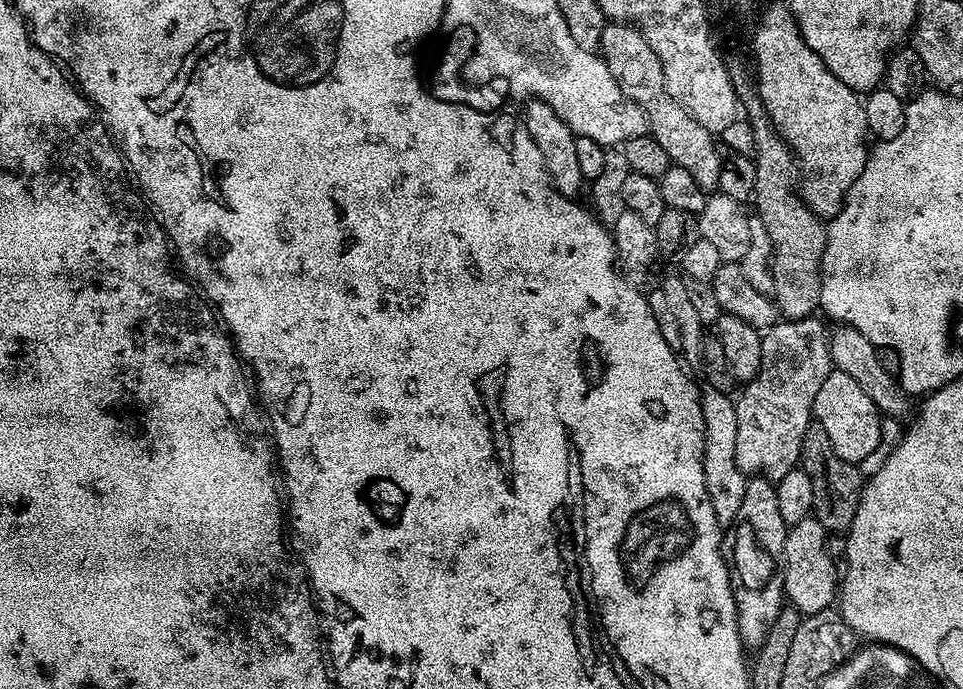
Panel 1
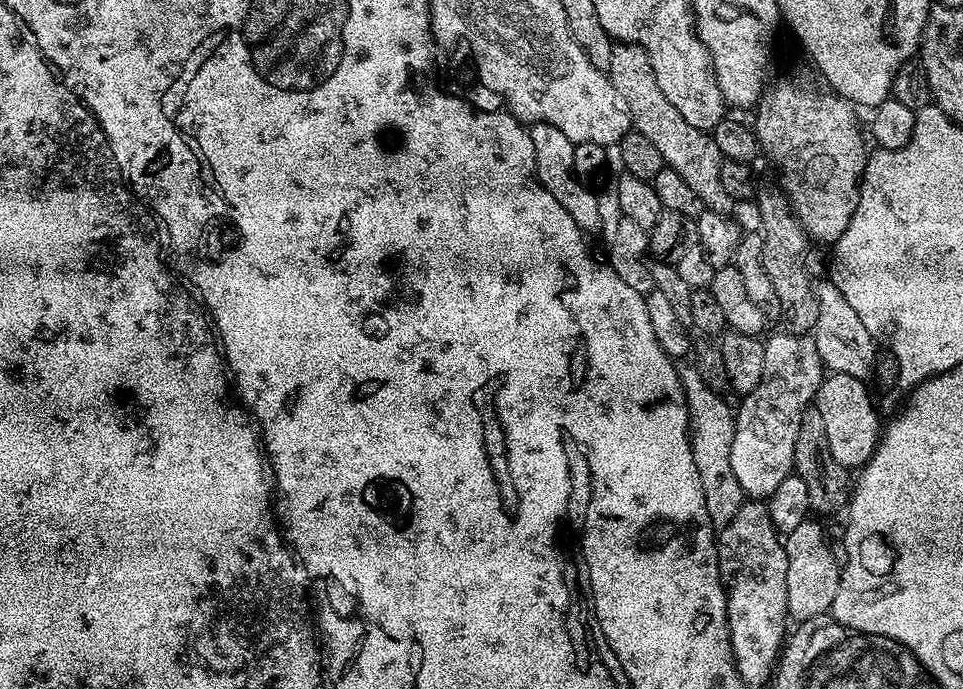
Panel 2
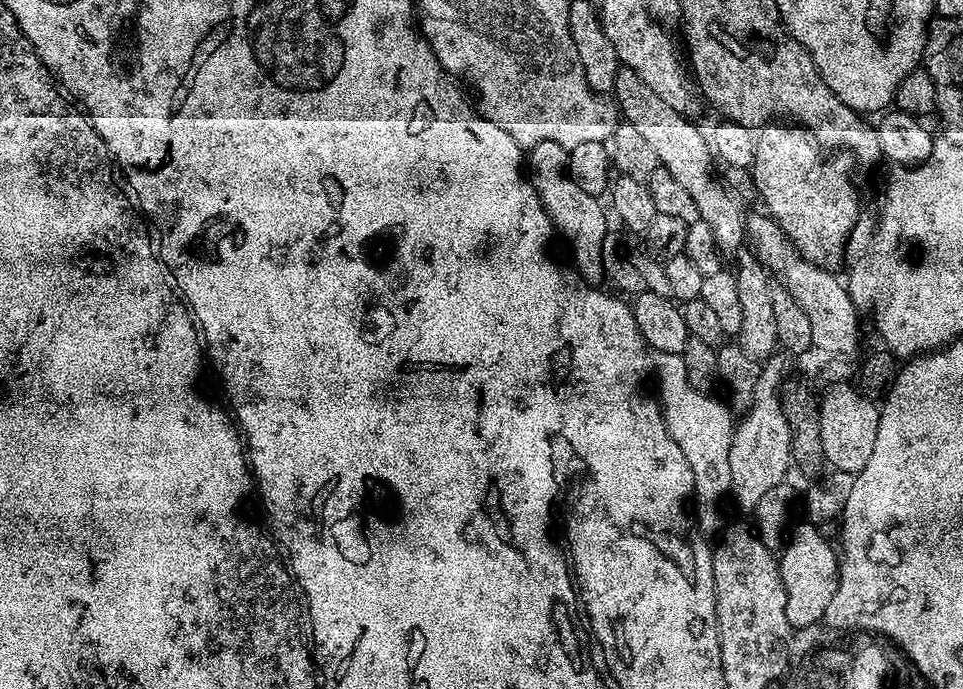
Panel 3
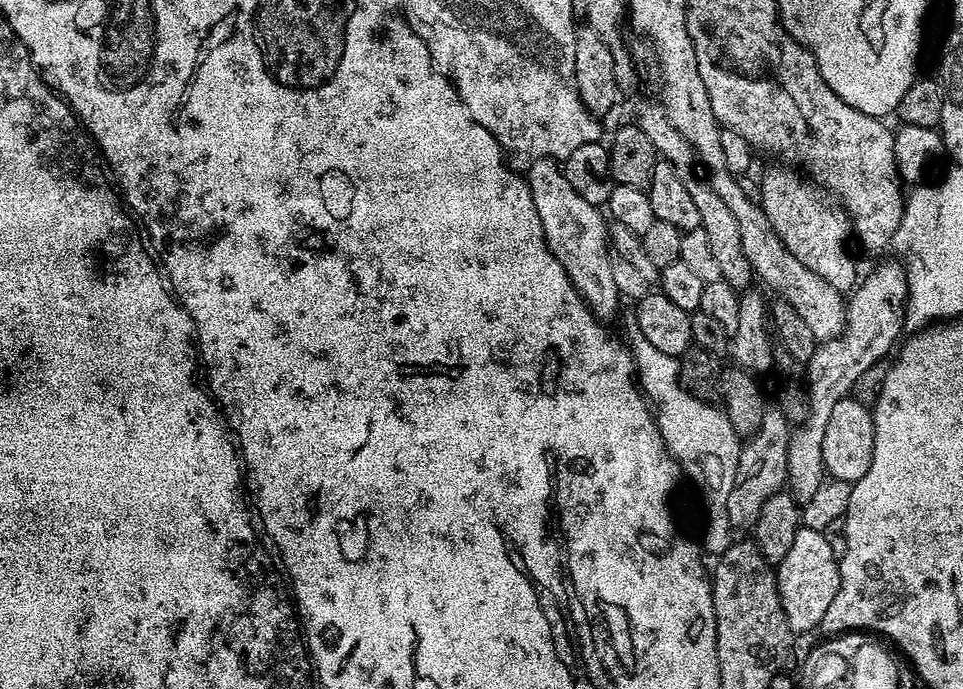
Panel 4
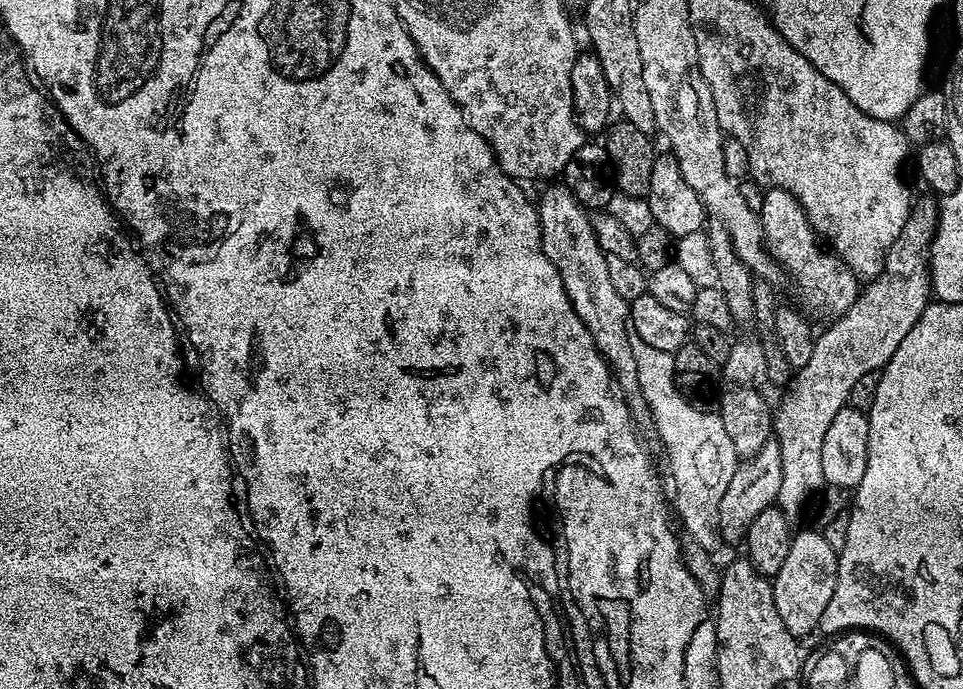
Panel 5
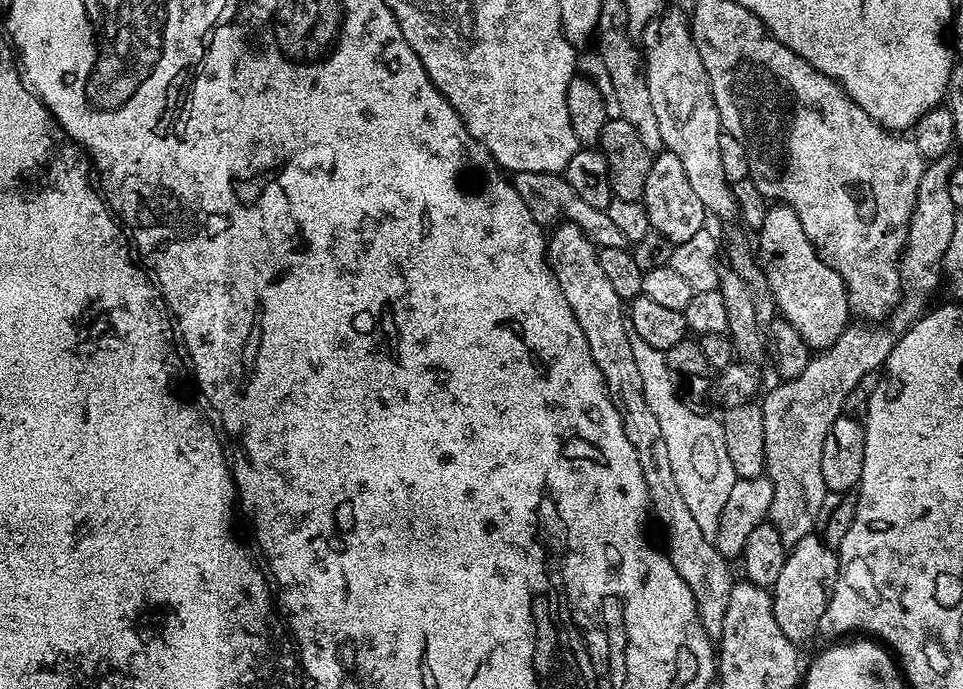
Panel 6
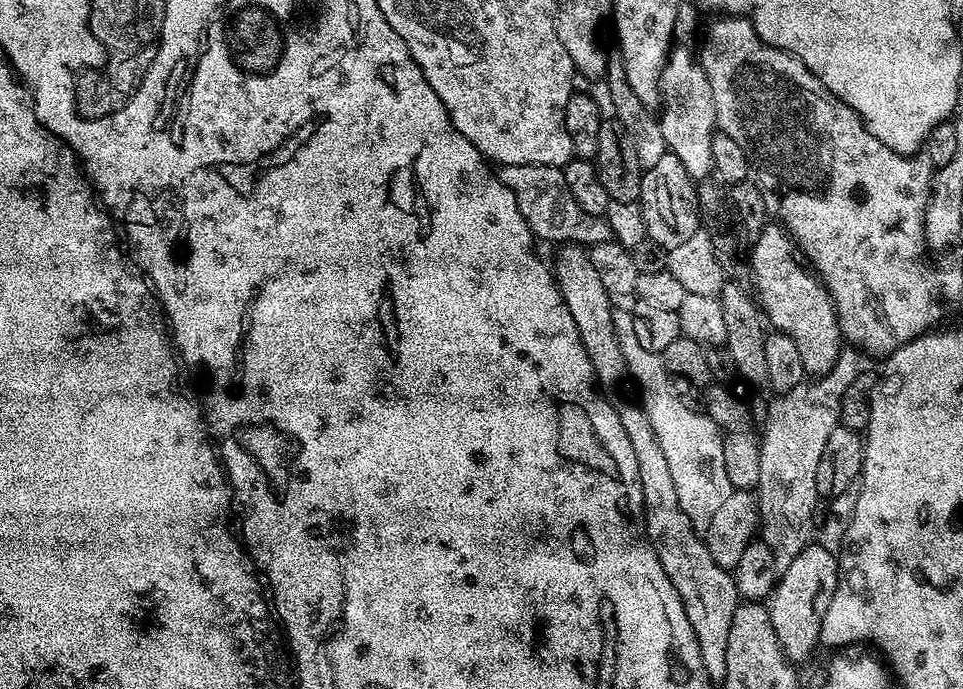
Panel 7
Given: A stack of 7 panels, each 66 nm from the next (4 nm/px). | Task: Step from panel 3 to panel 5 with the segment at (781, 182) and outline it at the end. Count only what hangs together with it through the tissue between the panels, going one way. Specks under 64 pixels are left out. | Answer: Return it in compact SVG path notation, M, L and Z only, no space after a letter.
M770 188L764 192L759 214L768 252L779 262L790 280L796 283L801 298L810 304L816 304L828 318L846 314L846 310L850 310L850 306L854 306L860 296L861 281L840 261L835 252L825 247L800 203L786 190Z

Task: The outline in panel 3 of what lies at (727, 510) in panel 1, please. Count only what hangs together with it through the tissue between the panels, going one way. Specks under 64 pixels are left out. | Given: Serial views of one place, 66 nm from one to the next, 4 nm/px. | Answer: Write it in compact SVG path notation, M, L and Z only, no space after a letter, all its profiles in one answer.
M652 352L650 368L651 371L656 371L656 384L660 387L658 403L664 413L670 438L678 442L694 474L694 519L701 532L719 533L725 527L724 499L727 501L732 491L730 446L734 431L733 413L723 399L715 400L715 395L699 392L695 388L686 374L683 356Z

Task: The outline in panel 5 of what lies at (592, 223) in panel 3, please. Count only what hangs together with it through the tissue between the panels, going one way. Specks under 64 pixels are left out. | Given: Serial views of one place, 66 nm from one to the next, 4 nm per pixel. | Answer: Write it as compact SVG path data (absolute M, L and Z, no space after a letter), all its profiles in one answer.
M557 182L541 194L538 211L542 250L546 258L554 262L554 270L558 270L562 286L566 286L566 294L578 318L582 318L586 330L590 330L590 338L594 338L594 346L608 363L608 371L612 374L624 405L632 415L633 424L642 433L645 441L655 441L656 423L652 421L652 411L640 389L638 361L634 358L634 346L630 346L630 338L633 335L628 319L630 302L622 298L622 294L618 294L618 289L612 284L606 267L606 254L594 232L589 209L576 201L576 195L568 189L567 184Z

